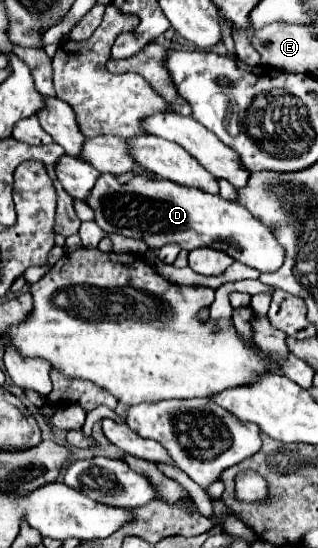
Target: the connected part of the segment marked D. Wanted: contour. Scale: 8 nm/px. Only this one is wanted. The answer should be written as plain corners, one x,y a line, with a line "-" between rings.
102,173
86,203
92,207
94,221
100,229
144,239
148,247
162,247
166,243
178,243
186,251
212,247
262,273
276,271
284,263
284,249
272,231
254,219
246,207
226,201
220,195
198,191
196,187
182,187
166,179
148,179
142,175
120,183
116,175

